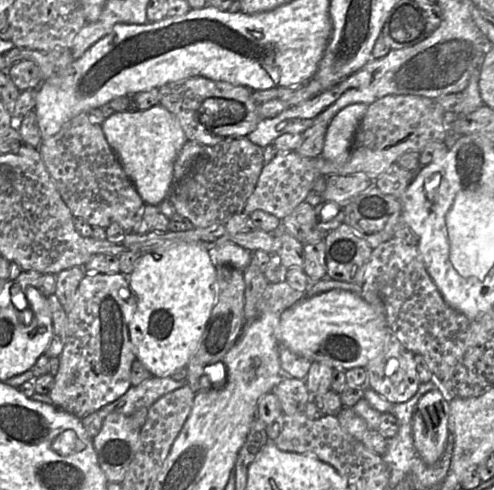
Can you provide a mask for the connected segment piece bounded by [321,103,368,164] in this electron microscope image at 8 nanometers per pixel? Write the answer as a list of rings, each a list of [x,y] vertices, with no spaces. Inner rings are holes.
[[[351,104],[342,109],[329,123],[321,156],[336,164],[344,164],[350,151],[356,130],[368,105]]]

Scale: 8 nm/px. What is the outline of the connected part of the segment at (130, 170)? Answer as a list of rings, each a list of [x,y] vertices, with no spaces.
[[[161,104],[147,110],[115,112],[101,125],[104,136],[143,202],[159,205],[173,185],[174,162],[188,141],[178,120]]]

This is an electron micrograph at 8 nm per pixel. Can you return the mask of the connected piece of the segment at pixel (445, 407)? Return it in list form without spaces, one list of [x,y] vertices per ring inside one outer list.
[[[432,389],[419,399],[413,415],[412,435],[421,459],[426,464],[435,464],[449,438],[449,398],[438,389]]]

